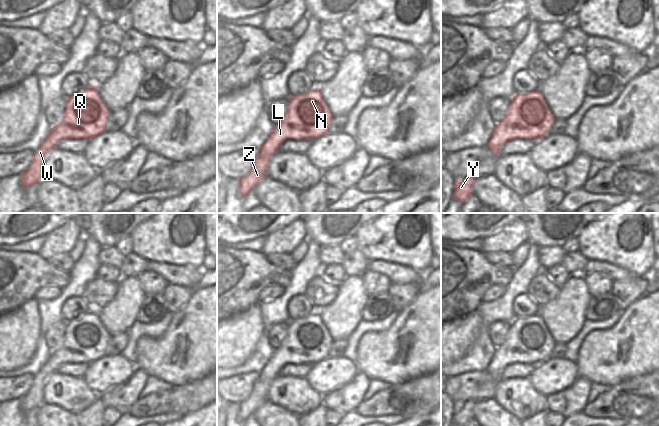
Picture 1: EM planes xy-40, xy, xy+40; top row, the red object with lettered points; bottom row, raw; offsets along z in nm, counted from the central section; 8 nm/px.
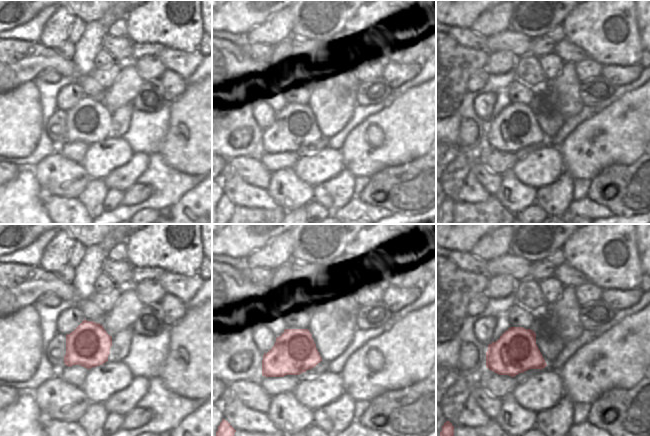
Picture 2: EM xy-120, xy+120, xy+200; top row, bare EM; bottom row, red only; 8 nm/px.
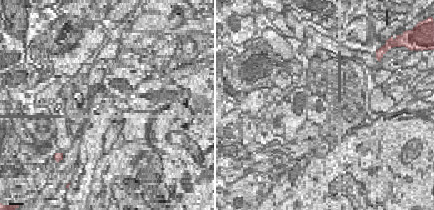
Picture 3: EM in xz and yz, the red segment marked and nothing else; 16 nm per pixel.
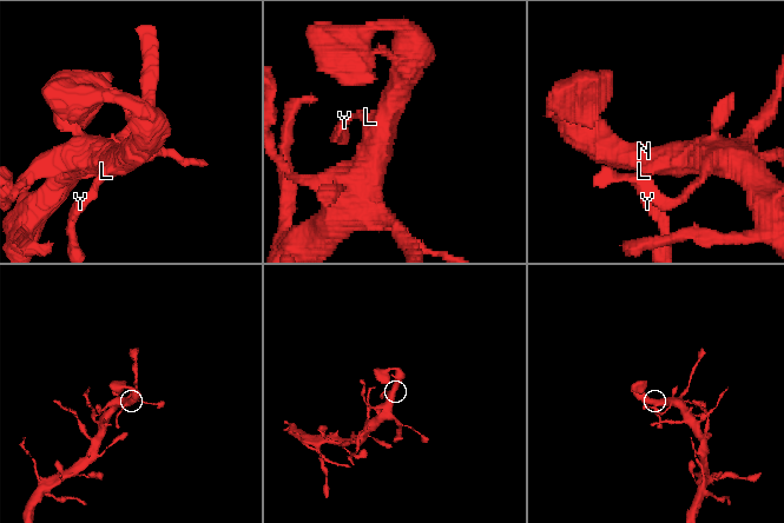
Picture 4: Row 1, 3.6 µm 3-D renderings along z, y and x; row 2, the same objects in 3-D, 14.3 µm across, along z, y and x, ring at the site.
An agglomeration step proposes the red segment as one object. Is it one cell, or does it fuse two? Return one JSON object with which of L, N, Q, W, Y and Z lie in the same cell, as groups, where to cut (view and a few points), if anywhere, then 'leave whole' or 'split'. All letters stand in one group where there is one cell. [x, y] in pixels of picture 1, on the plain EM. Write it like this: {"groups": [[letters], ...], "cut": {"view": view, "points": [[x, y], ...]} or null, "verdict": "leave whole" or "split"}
{"groups": [["L", "N", "Q", "W", "Y", "Z"]], "cut": null, "verdict": "leave whole"}

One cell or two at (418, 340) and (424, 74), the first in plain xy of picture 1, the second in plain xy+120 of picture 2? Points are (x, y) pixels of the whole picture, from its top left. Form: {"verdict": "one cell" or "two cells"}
{"verdict": "two cells"}

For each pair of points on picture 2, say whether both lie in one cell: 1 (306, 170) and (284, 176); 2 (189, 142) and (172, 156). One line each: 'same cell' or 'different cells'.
1: different cells
2: same cell

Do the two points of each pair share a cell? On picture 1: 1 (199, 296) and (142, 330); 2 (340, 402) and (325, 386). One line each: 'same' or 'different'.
1: different
2: different

